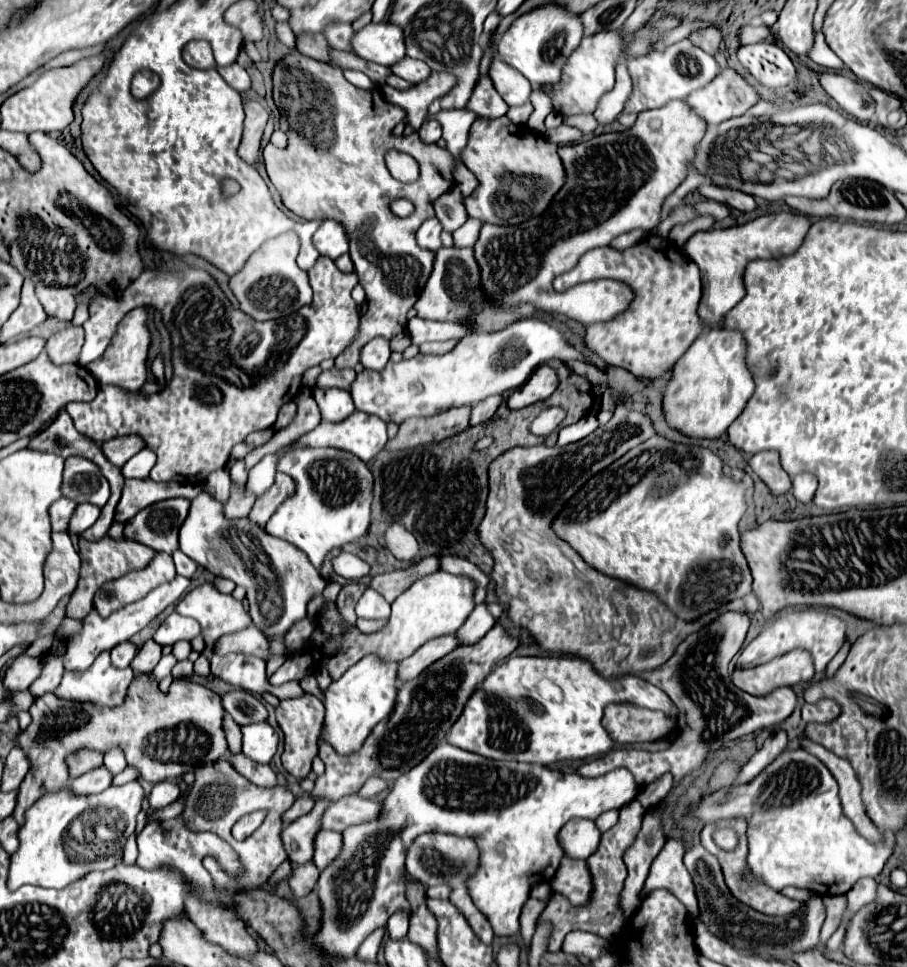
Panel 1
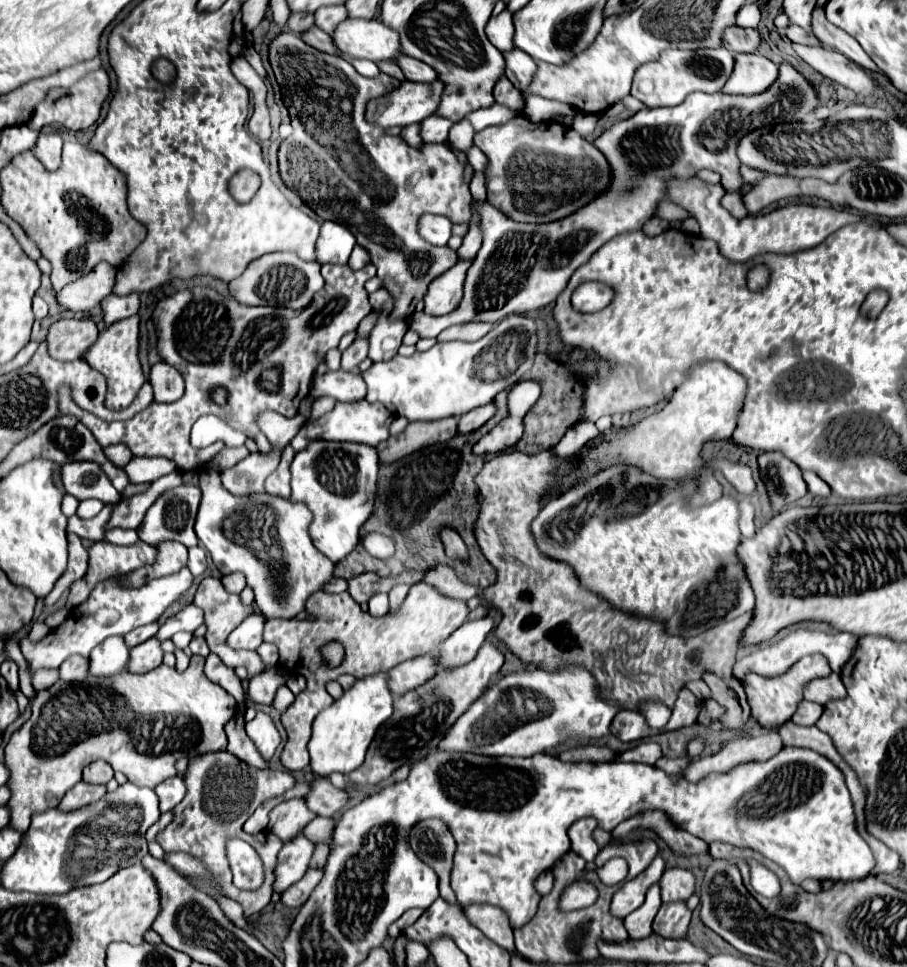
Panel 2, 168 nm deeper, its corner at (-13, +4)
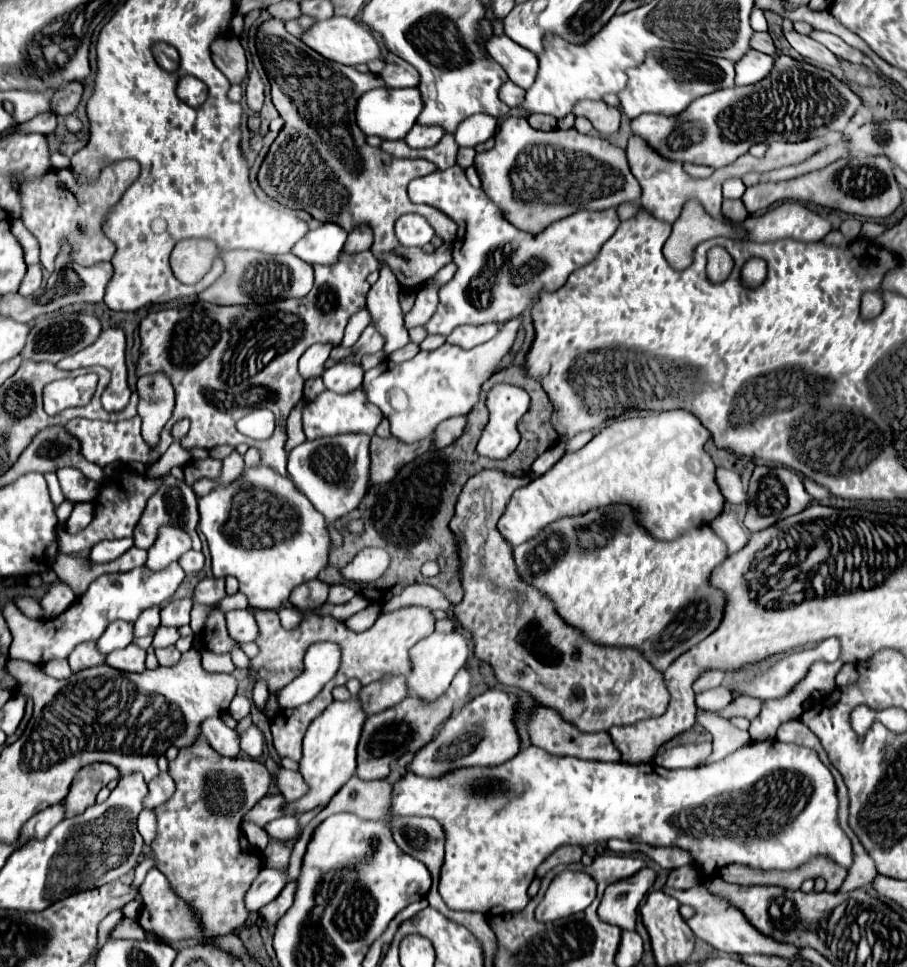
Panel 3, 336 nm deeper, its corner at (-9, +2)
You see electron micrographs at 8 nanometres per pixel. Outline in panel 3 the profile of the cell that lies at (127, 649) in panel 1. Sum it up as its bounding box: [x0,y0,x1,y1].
[134,607,160,639]

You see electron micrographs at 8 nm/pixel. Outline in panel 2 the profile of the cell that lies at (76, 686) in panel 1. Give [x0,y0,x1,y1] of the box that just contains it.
[90,635,128,675]

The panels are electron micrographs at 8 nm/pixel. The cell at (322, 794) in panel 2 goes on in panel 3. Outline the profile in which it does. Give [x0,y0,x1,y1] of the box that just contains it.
[276,769,308,801]

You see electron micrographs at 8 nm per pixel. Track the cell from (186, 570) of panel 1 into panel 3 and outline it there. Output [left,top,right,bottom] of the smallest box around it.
[180,551,204,573]

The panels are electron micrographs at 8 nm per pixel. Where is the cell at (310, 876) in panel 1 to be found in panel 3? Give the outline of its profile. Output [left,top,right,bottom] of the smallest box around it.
[260,881,296,923]

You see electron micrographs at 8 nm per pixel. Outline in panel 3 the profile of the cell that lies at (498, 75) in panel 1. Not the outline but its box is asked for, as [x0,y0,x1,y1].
[486,35,538,89]

